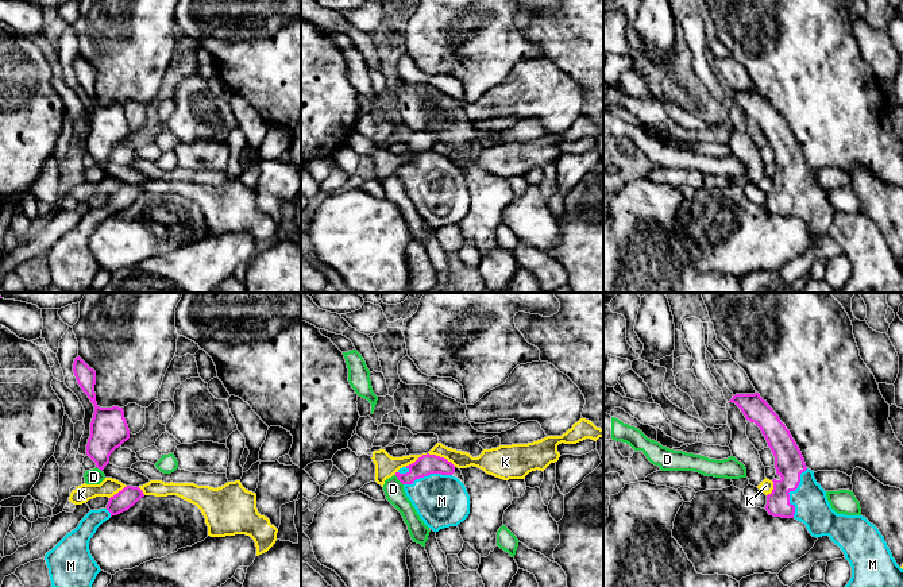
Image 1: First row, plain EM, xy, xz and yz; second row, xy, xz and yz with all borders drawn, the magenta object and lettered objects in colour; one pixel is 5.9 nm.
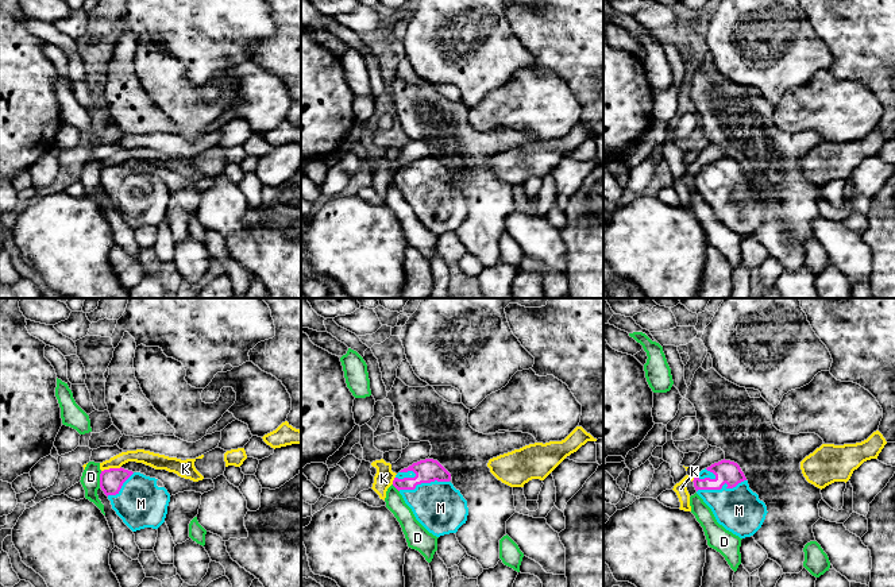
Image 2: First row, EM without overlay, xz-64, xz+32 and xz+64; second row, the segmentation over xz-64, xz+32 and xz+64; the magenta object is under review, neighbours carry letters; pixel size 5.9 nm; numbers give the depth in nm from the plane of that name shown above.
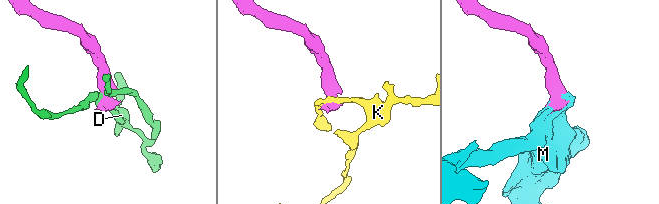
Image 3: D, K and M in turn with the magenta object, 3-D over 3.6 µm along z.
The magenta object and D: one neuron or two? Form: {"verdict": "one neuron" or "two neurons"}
{"verdict": "two neurons"}

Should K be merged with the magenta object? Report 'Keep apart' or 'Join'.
Keep apart

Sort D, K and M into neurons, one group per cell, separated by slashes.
D / K / M

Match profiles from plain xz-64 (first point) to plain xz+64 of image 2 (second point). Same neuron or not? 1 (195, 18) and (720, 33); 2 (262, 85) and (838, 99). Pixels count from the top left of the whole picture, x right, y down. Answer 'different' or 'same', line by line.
1: same
2: same

